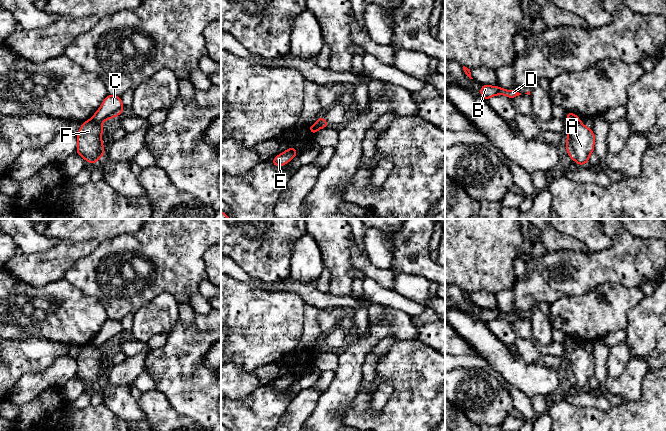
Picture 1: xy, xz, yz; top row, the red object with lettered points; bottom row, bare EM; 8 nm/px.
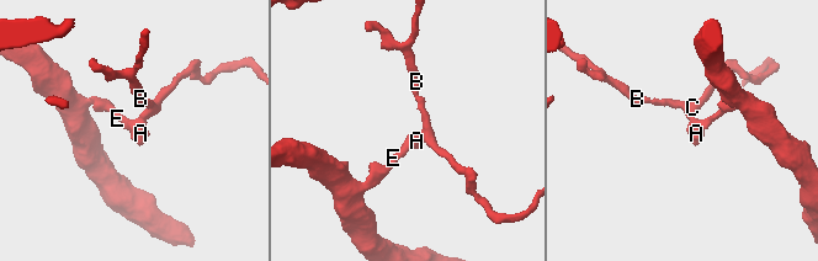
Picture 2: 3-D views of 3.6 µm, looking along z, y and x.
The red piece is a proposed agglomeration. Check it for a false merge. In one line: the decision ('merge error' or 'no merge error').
merge error

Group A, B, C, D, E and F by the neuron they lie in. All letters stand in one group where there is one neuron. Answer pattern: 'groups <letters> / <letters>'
groups A E F / B C D

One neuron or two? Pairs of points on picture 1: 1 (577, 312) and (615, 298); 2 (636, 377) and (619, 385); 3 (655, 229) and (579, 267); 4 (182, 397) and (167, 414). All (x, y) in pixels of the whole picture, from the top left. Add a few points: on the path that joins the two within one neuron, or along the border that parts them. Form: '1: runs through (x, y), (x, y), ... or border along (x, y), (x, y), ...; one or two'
1: runs through (587, 312), (599, 312), (609, 307); one
2: runs through (632, 380), (627, 385), (623, 385); one
3: border along (626, 229), (636, 236), (655, 239); two
4: border along (157, 390), (164, 395), (176, 411), (193, 419); two

